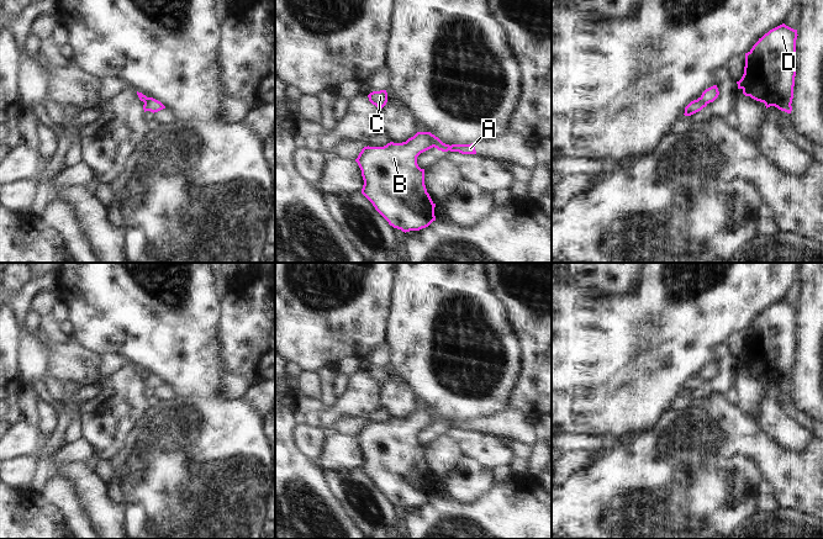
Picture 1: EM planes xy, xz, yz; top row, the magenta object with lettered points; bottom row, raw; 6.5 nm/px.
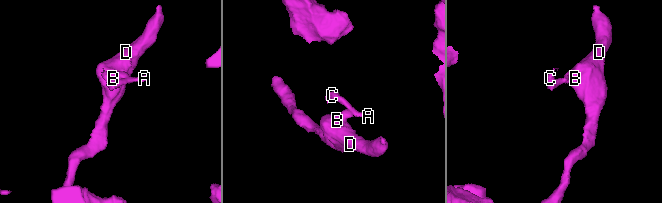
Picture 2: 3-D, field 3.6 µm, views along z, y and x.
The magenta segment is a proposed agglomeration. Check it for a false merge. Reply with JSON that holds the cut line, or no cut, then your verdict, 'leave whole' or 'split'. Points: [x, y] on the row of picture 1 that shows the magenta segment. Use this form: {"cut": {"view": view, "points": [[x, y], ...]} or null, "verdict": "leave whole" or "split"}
{"cut": {"view": "xz", "points": [[423, 132], [433, 146]]}, "verdict": "split"}

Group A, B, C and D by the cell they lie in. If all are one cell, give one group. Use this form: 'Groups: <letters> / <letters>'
Groups: A C / B D.

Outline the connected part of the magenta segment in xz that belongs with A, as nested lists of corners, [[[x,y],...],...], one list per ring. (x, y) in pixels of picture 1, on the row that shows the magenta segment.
[[[424,132],[426,137],[432,142],[433,147],[442,152],[459,152],[461,154],[476,154],[475,146],[476,143],[471,144],[445,144],[438,137],[432,134],[431,132]]]

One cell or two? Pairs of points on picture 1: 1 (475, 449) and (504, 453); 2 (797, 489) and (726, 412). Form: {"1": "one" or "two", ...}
{"1": "one", "2": "one"}

